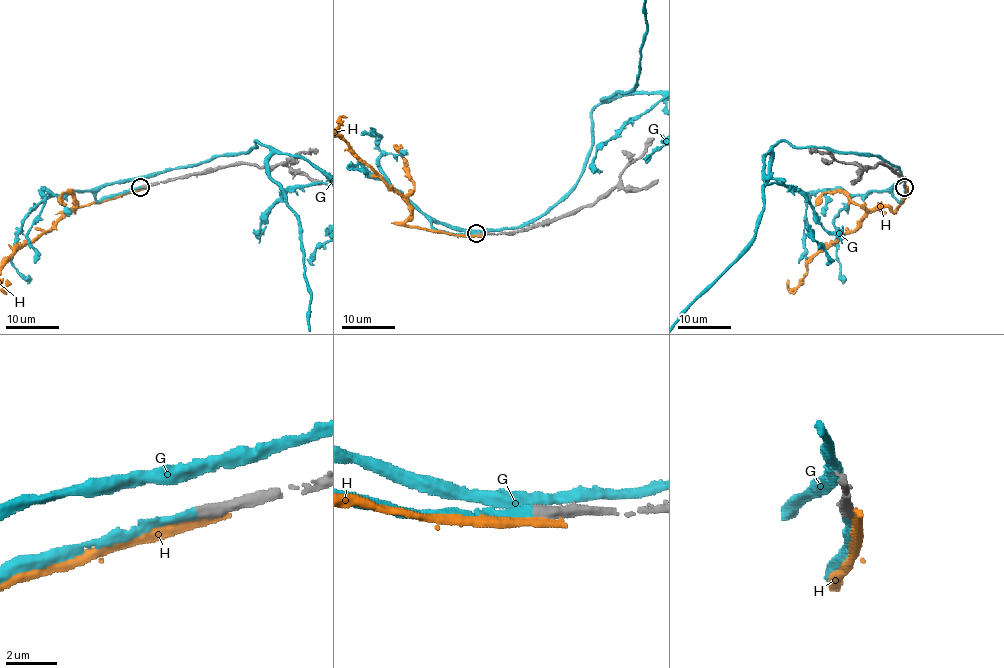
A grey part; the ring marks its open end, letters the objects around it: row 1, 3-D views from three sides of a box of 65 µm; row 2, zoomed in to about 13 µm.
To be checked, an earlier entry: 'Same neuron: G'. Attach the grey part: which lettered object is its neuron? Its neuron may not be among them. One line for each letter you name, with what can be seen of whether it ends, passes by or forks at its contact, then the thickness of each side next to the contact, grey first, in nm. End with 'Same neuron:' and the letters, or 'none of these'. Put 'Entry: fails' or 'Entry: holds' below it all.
G: it passes by; 440 nm thick on the grey side, 260 nm on the other
Same neuron: G
Entry: holds

